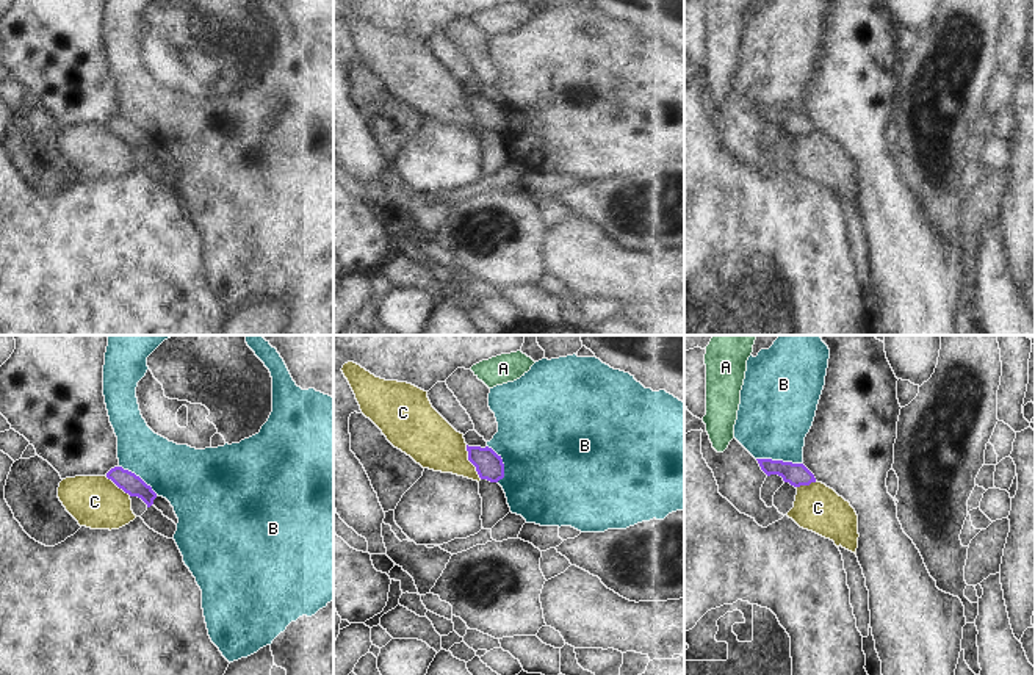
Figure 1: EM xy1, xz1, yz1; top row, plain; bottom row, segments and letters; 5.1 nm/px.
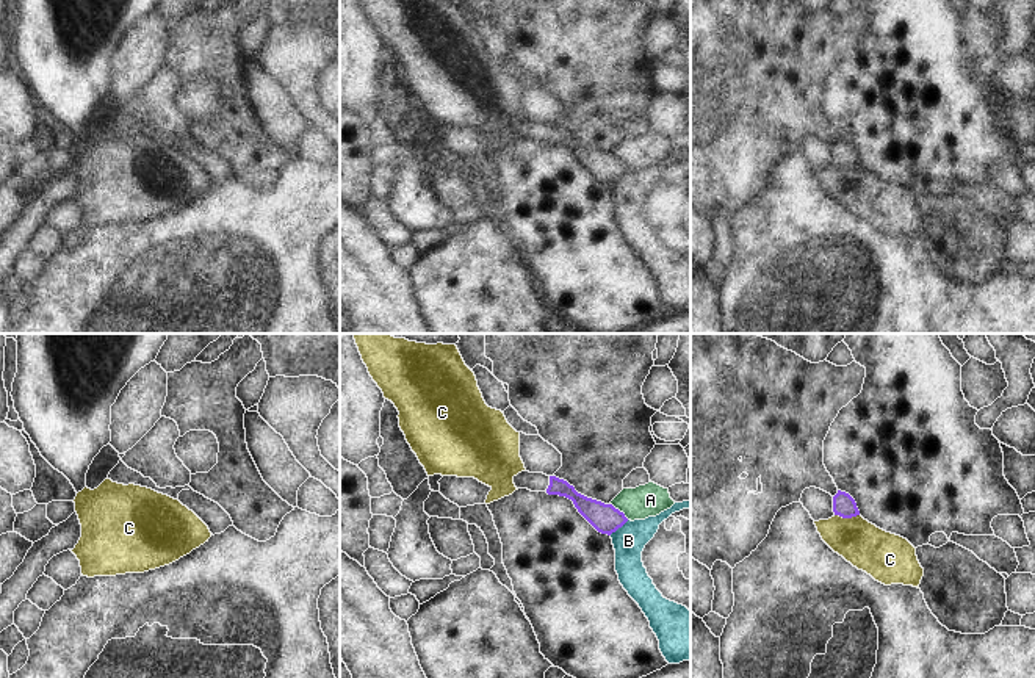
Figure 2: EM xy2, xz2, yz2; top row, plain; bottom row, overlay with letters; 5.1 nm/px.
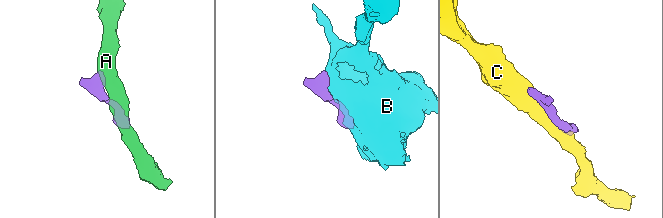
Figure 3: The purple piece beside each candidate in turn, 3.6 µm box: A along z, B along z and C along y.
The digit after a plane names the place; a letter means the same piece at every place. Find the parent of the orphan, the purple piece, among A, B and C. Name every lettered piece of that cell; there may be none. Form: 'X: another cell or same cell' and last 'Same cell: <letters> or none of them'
A: another cell
B: another cell
C: another cell
Same cell: none of them

